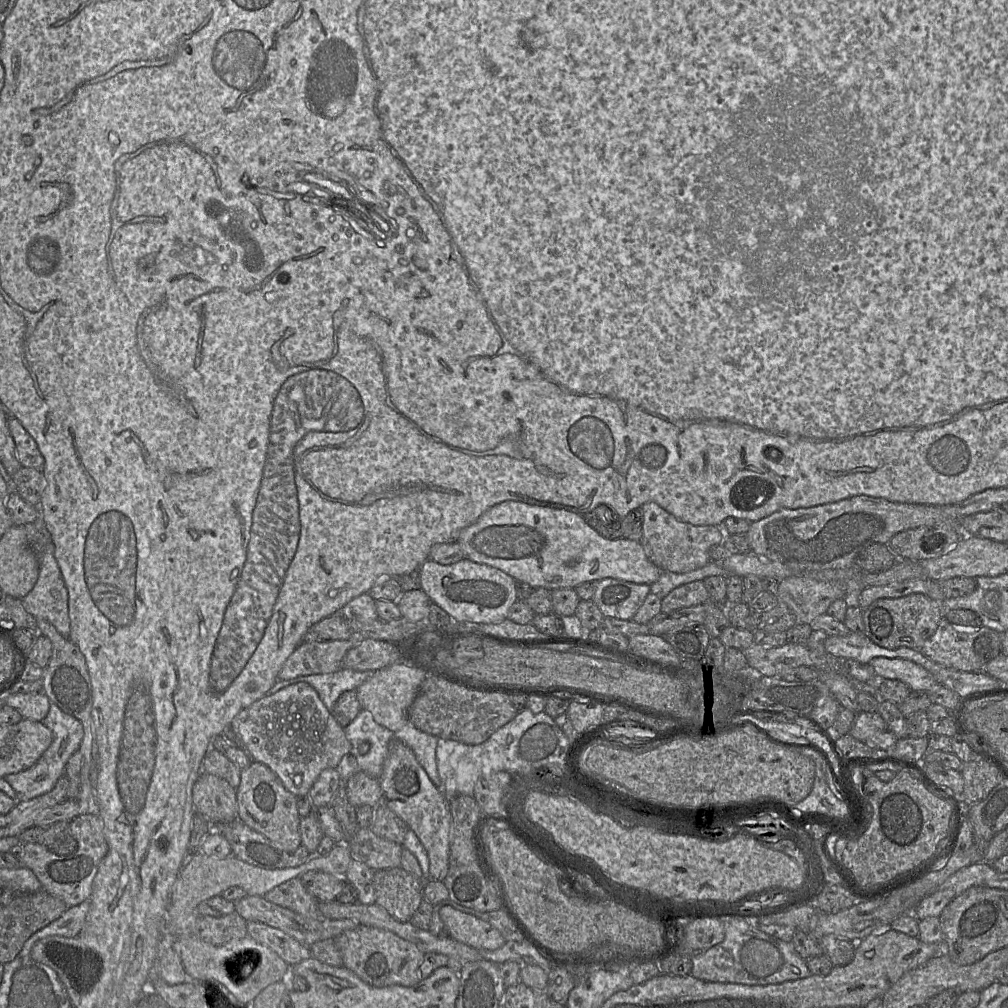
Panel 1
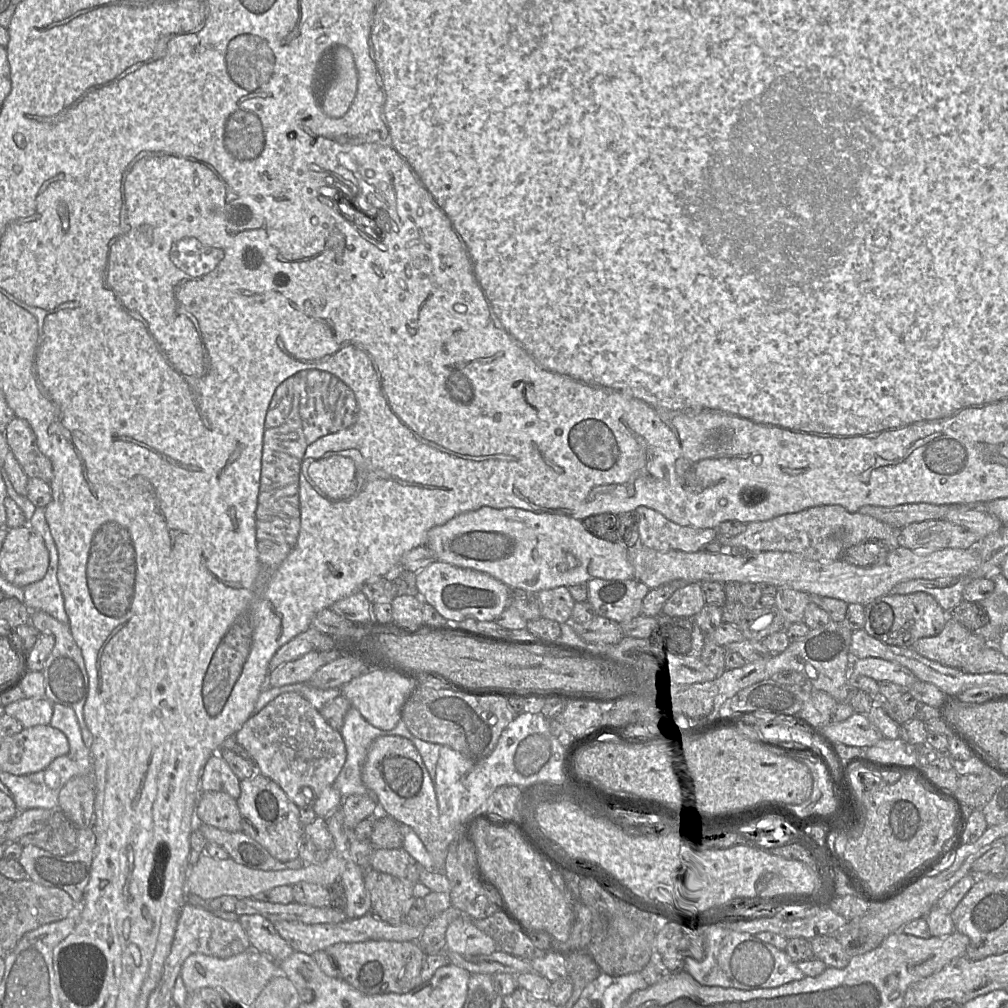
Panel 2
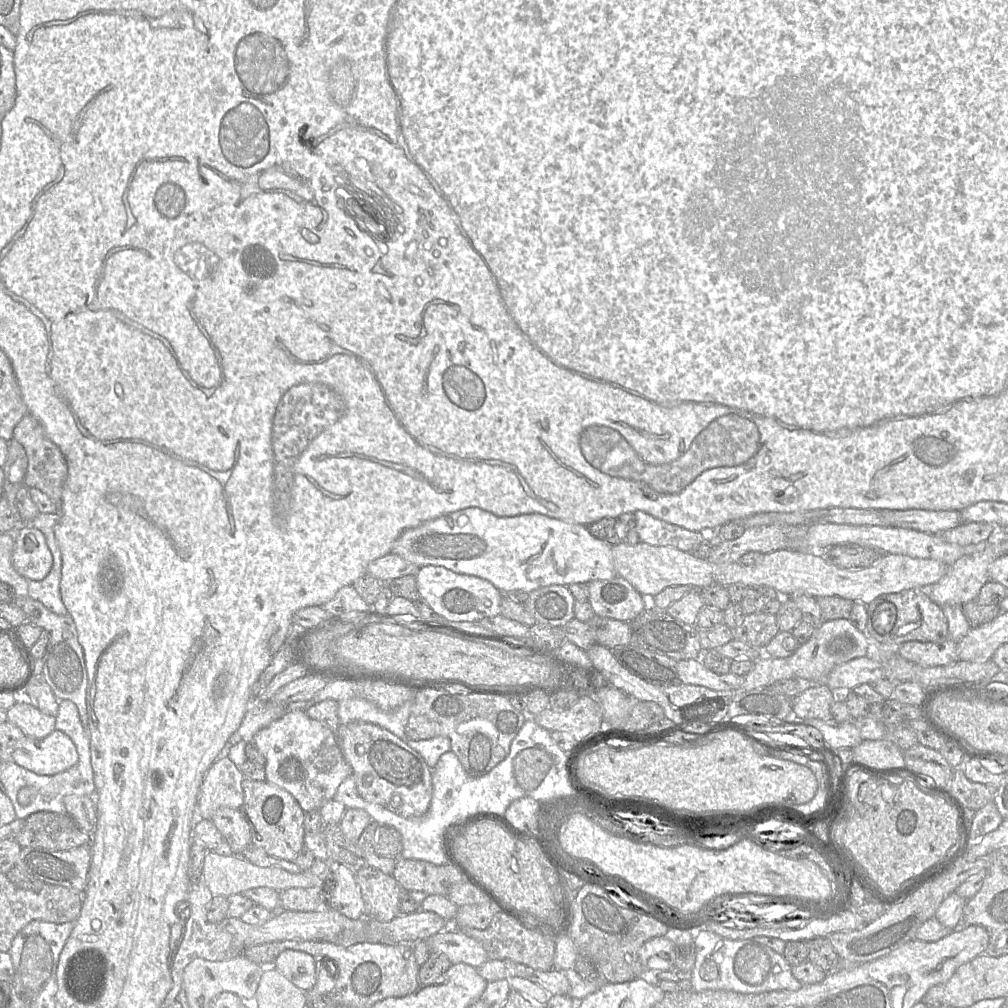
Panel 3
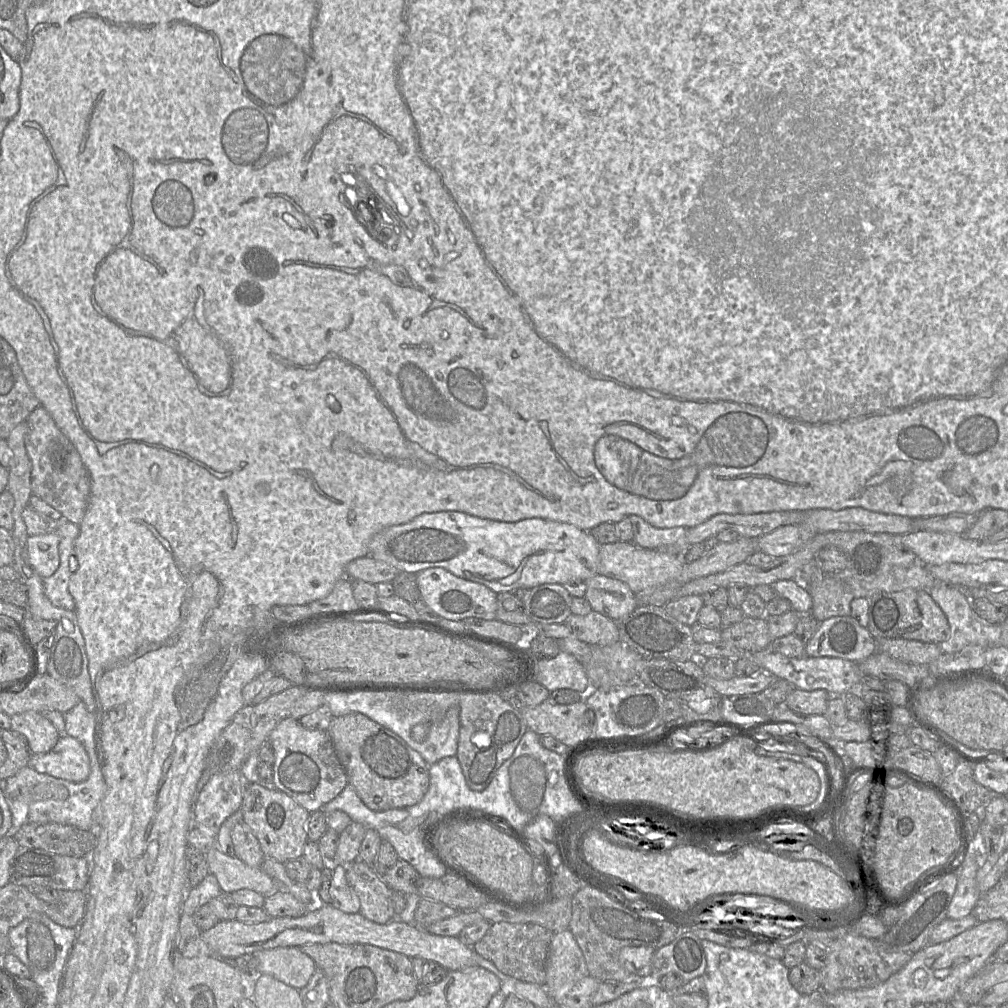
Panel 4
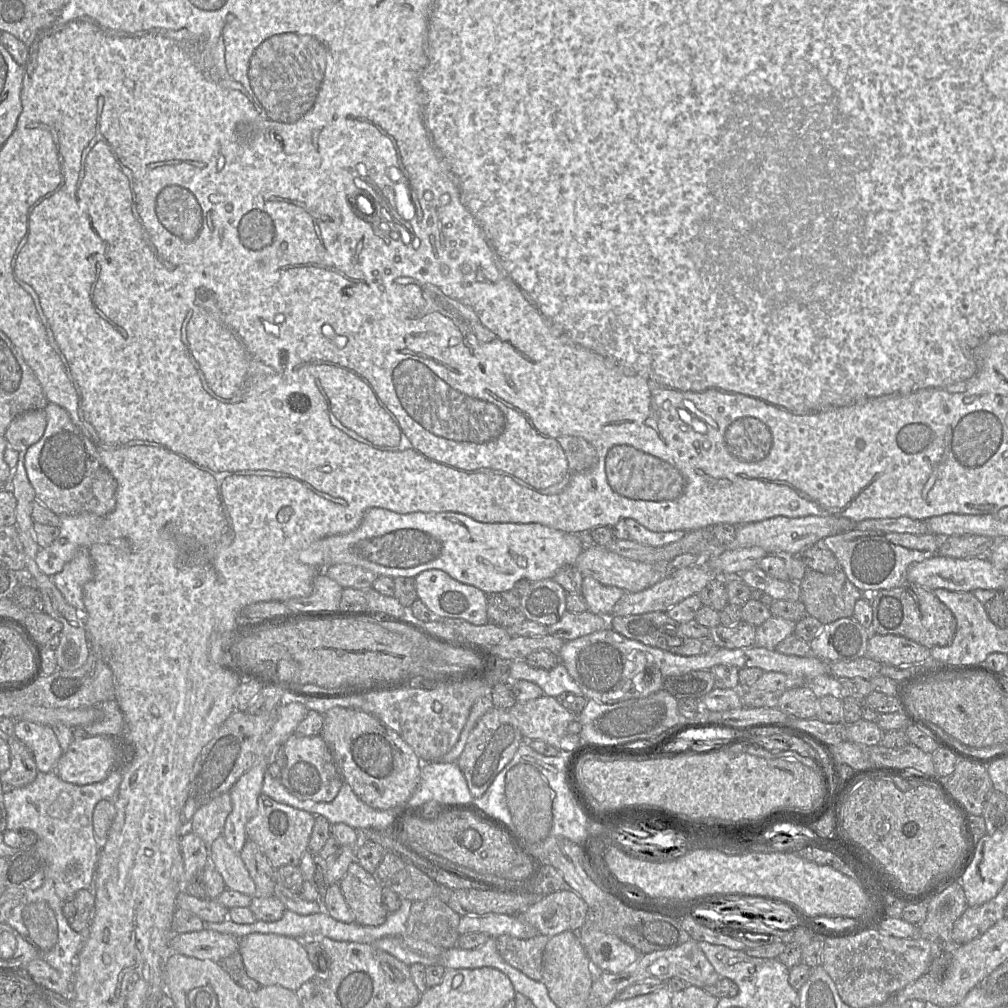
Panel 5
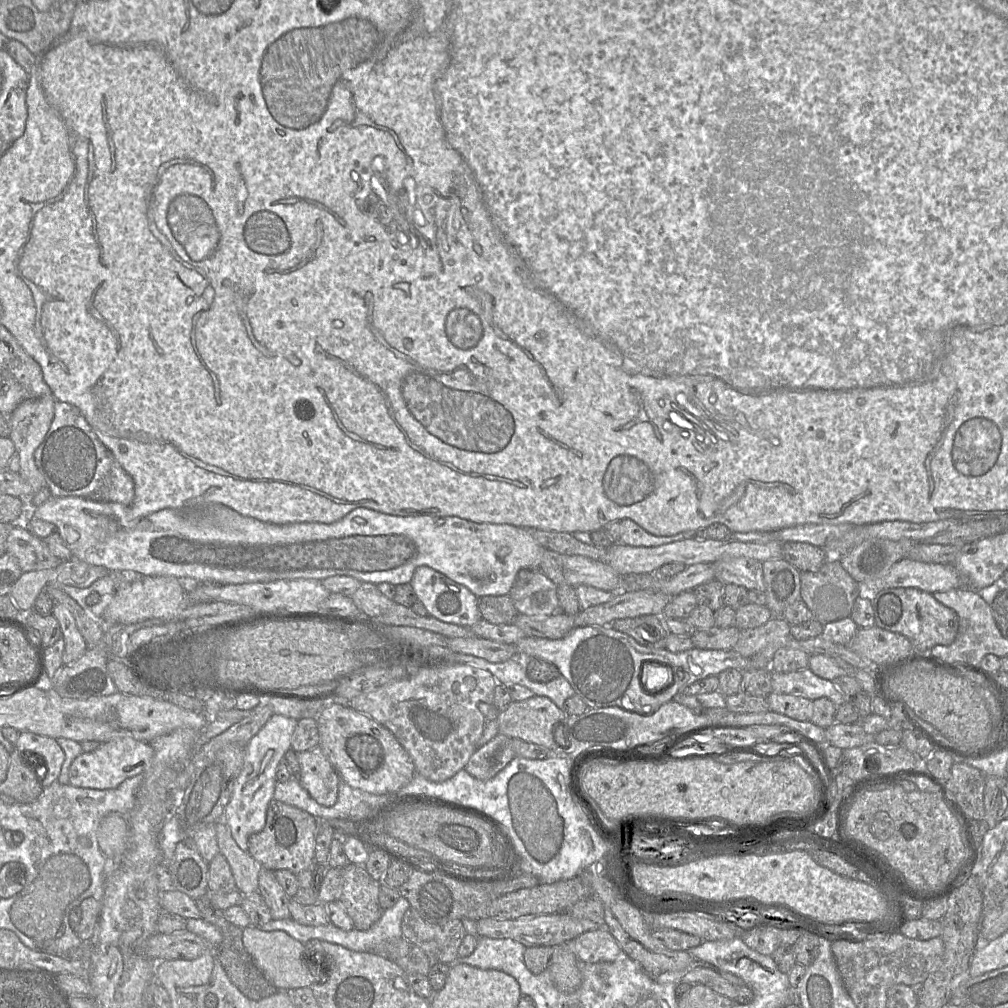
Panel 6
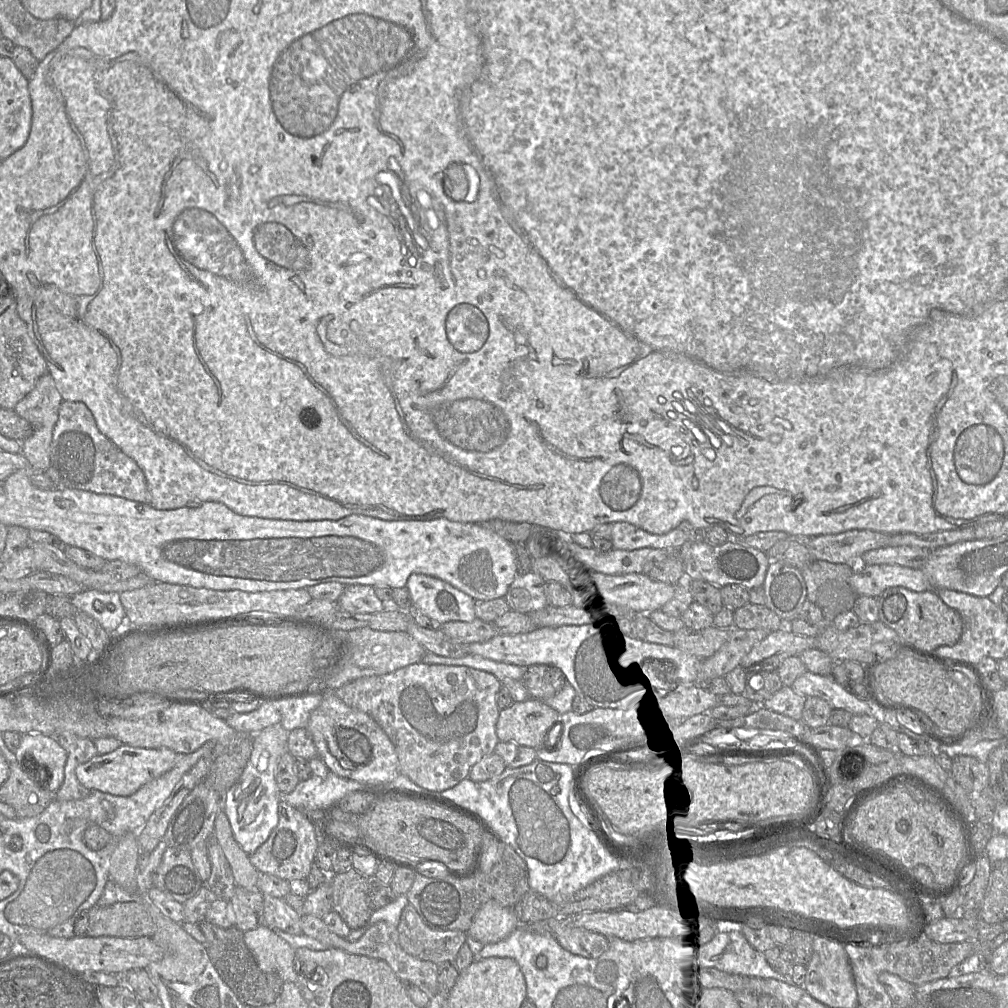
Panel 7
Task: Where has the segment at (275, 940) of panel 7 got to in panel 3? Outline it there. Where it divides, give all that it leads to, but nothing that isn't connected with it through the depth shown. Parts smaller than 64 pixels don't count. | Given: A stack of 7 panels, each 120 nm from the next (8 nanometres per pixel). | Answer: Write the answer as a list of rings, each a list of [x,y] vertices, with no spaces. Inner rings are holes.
[[[288,949],[281,952],[271,966],[306,992],[316,983],[315,962],[316,959],[308,953]]]

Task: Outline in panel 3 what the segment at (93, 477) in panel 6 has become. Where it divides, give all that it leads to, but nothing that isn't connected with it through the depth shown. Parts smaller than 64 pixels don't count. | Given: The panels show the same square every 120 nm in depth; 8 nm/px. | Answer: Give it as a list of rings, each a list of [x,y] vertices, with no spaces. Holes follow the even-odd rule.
[[[29,413],[14,428],[13,439],[22,444],[27,455],[28,466],[25,475],[25,486],[37,488],[45,493],[58,505],[59,512],[63,486],[68,474],[67,462],[62,451],[48,438],[41,423]]]

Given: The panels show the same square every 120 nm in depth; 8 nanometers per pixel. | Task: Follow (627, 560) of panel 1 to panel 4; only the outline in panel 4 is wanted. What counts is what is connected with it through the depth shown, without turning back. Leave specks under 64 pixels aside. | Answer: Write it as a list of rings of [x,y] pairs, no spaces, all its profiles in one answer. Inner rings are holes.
[[[441,511],[423,513],[410,522],[380,531],[373,537],[368,555],[399,571],[415,574],[431,567],[445,568],[458,577],[481,583],[498,594],[518,588],[531,589],[546,583],[564,584],[571,579],[587,580],[598,573],[599,551],[600,544],[590,532],[573,524],[543,518],[504,522],[460,511]]]

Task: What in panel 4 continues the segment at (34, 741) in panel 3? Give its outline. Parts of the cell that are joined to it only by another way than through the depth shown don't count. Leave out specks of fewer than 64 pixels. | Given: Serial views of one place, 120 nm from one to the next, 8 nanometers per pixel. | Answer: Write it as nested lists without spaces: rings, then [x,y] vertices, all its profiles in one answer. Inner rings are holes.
[[[62,735],[47,753],[31,754],[28,766],[39,773],[78,783],[87,779],[90,762],[84,746],[77,739]]]

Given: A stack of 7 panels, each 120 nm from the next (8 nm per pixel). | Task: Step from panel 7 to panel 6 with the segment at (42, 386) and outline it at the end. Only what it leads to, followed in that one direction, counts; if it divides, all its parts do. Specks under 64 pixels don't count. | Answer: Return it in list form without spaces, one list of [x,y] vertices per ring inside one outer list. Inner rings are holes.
[[[53,395],[26,400],[8,416],[11,426],[9,438],[19,455],[19,474],[31,486],[33,496],[45,486],[35,464],[34,453],[48,433],[54,418],[55,402]]]

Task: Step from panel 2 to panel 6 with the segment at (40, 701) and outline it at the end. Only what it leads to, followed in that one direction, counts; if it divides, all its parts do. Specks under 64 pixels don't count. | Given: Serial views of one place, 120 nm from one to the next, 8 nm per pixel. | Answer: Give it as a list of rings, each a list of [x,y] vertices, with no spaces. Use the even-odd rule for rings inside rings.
[[[21,731],[14,744],[20,752],[32,752],[33,763],[38,764],[42,786],[48,787],[57,781],[65,759],[65,754],[56,739],[33,732]]]

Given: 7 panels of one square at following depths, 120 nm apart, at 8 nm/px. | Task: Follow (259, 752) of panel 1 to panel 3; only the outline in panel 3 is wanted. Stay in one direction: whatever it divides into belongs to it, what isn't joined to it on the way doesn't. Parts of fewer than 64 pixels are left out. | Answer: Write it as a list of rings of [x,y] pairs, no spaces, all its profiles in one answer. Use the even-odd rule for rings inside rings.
[[[305,710],[288,711],[280,719],[258,731],[250,743],[254,743],[266,759],[266,781],[288,791],[304,812],[320,810],[333,799],[339,785],[351,775],[351,767],[343,756],[336,733],[327,725],[311,719]]]

